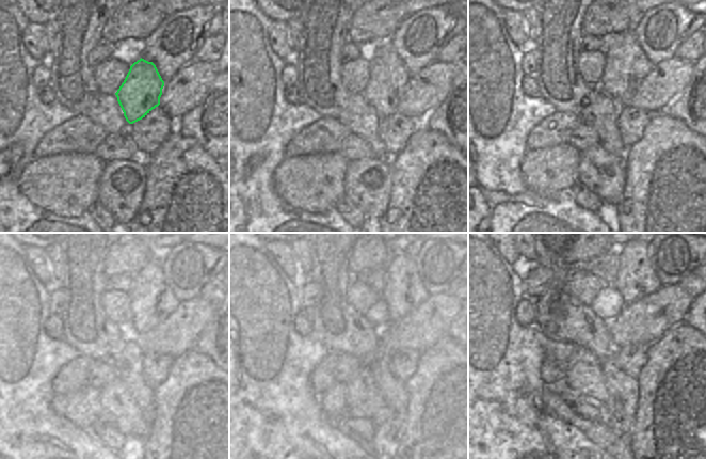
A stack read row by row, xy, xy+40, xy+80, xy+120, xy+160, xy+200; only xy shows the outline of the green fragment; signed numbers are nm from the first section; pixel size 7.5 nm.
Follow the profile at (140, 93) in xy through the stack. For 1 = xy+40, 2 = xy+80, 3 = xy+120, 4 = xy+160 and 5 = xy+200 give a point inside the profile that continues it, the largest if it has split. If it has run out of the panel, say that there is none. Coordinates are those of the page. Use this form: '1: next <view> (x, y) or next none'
1: next xy+40 (387, 74)
2: next xy+80 (626, 64)
3: next xy+120 (151, 300)
4: next xy+160 (403, 290)
5: next xy+200 (637, 280)

